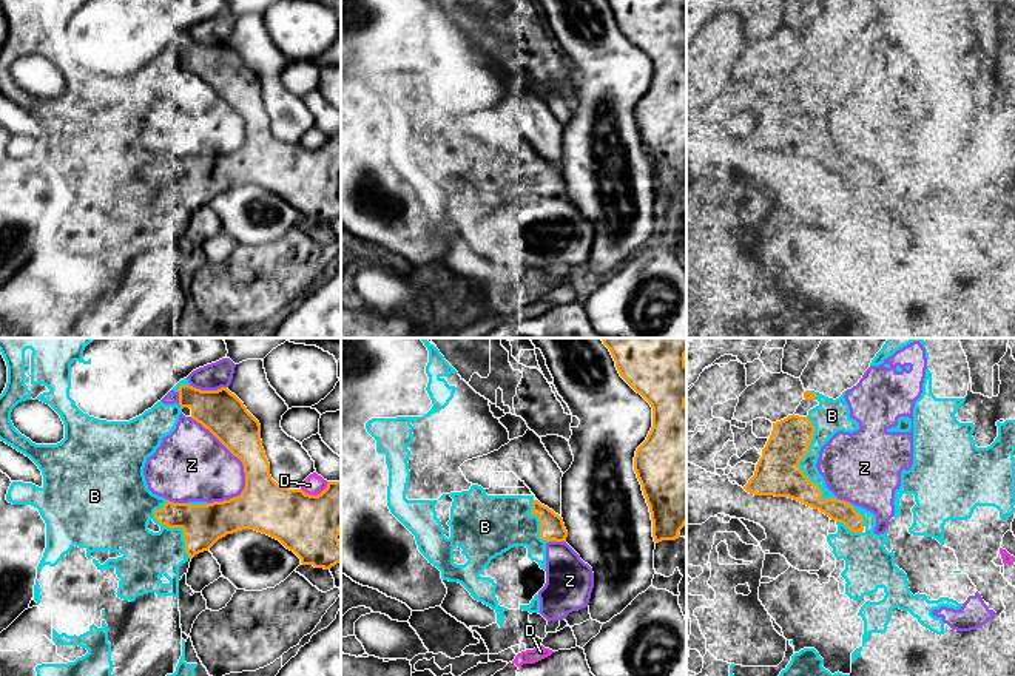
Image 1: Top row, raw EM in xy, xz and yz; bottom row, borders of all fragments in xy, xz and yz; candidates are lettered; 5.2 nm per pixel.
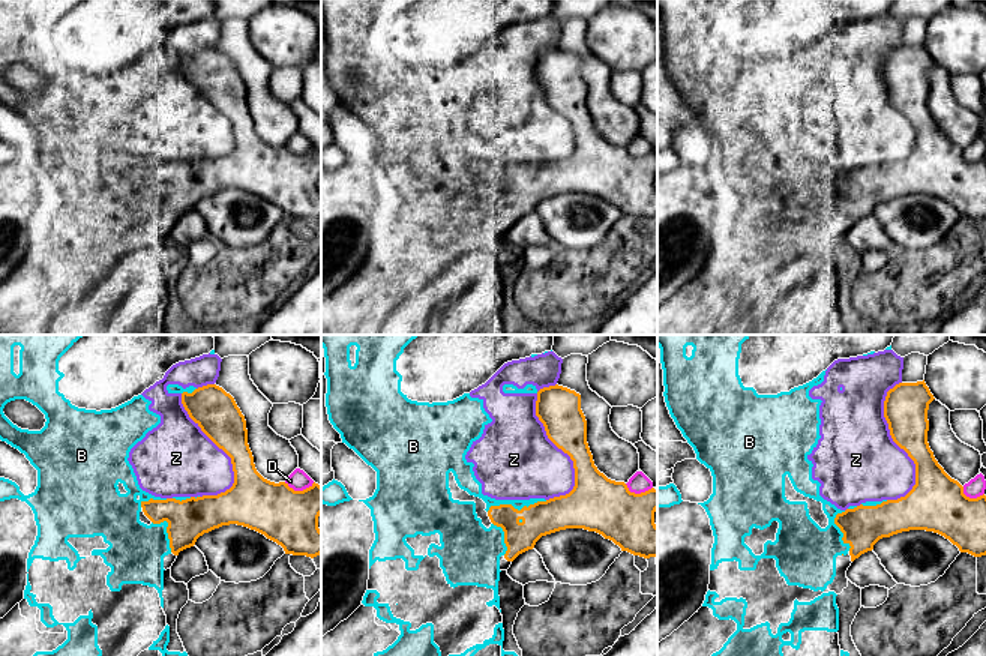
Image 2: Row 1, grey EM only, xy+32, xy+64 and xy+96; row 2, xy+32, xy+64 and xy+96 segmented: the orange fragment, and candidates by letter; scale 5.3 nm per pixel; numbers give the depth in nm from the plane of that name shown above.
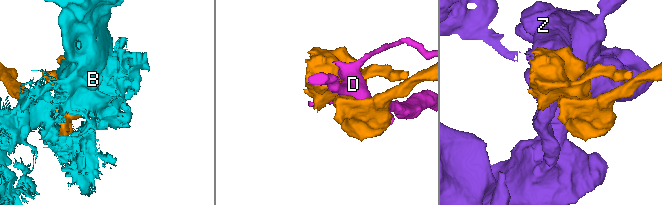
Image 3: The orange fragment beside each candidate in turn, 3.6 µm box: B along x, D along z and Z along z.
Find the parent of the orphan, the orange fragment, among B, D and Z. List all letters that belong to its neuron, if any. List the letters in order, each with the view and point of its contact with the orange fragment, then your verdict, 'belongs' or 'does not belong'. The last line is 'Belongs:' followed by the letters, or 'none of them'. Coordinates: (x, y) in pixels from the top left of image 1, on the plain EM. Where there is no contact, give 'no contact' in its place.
B: yz (798, 121) | belongs
D: xy (315, 150) | does not belong
Z: xy (233, 108) | does not belong
Belongs: B

